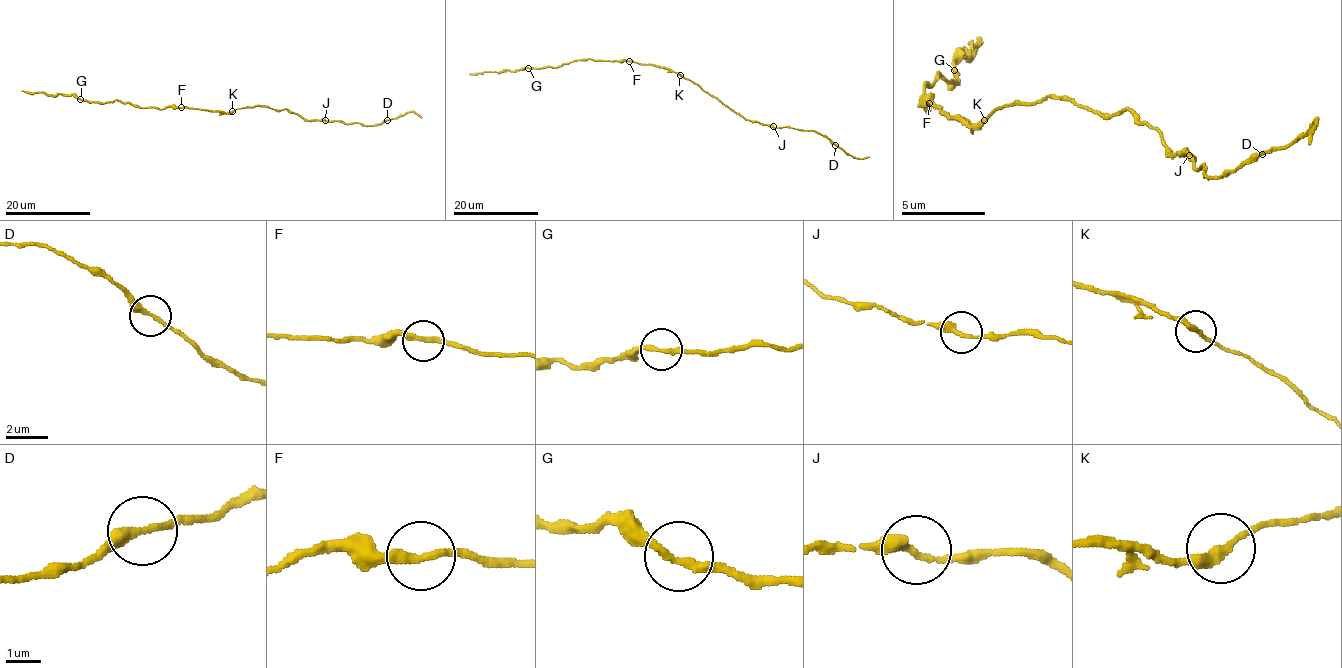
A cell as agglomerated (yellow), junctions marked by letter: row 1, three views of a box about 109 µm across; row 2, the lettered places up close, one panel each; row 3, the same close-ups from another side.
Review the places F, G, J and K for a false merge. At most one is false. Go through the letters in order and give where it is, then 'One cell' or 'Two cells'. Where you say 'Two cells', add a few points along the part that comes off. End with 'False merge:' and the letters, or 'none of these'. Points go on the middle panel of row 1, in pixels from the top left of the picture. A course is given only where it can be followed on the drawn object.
F: Place: (629, 61). One cell
G: Place: (528, 68). One cell
J: Place: (773, 126). One cell
K: Place: (680, 75). One cell
False merge: none of these

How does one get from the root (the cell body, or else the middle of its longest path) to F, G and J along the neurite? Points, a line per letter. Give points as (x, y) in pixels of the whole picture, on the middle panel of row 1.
F: (681, 75), (655, 65), (629, 61)
G: (681, 75), (655, 65), (625, 60), (581, 59), (555, 68), (528, 68)
J: (681, 75), (746, 119), (774, 127)

